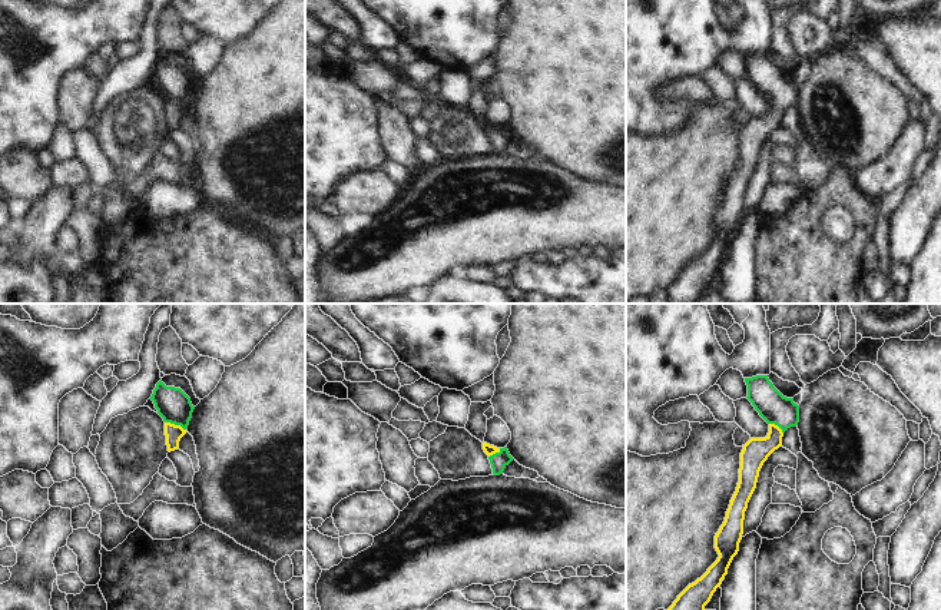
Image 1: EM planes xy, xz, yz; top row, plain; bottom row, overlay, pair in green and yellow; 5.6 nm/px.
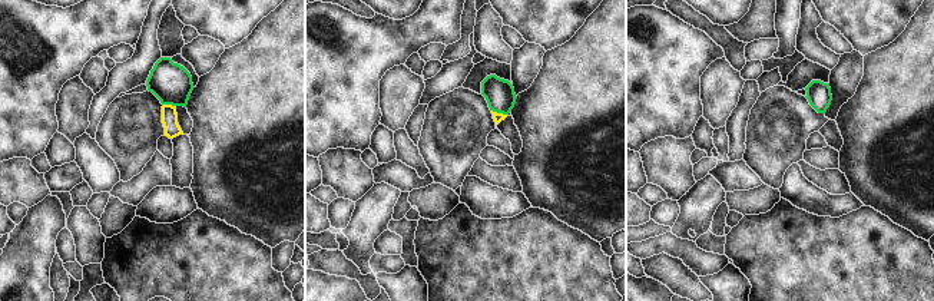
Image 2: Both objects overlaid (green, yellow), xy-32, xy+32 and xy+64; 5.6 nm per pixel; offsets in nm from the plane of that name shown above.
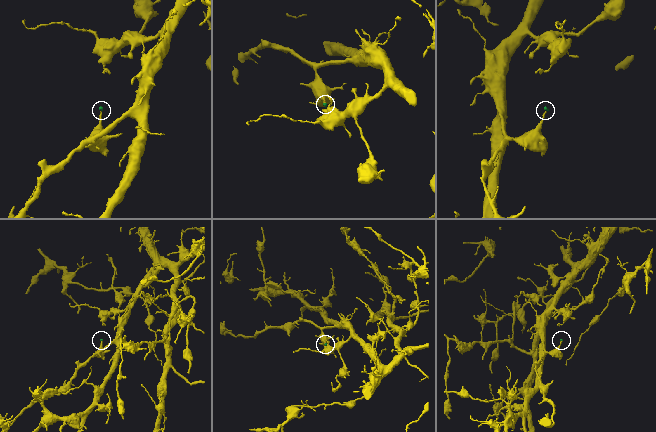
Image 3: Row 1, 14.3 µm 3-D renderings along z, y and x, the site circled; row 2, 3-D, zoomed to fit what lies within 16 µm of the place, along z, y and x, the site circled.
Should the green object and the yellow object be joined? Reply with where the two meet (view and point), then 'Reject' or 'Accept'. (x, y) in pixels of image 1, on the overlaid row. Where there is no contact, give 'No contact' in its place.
Touches green at xy (175, 424). Accept.

